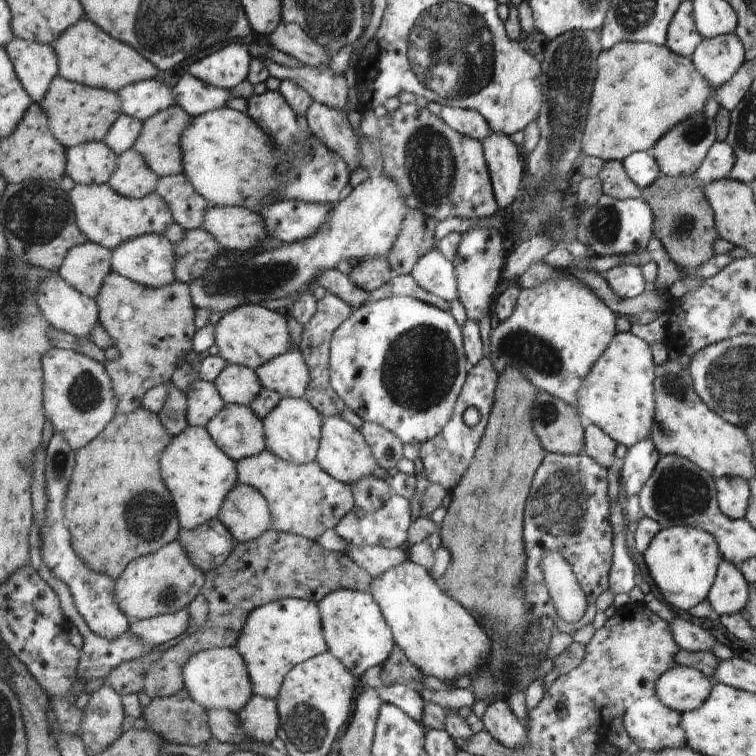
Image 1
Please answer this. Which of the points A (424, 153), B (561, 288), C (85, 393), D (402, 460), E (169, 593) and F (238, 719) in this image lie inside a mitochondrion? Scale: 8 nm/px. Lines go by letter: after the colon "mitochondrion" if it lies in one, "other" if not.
A: mitochondrion
B: other
C: mitochondrion
D: other
E: mitochondrion
F: other

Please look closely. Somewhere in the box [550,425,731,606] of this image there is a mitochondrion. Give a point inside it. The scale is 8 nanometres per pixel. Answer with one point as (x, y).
(680, 494)

